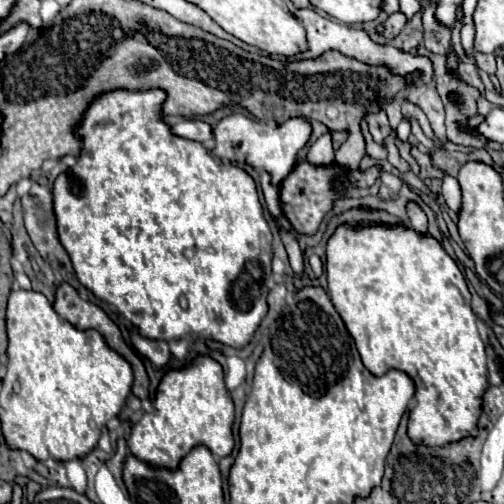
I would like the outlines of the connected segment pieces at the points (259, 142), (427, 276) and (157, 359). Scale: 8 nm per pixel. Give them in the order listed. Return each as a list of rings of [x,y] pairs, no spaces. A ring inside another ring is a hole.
[[[232,112],[212,126],[212,134],[216,146],[212,148],[212,156],[220,160],[228,160],[232,164],[248,164],[254,170],[266,170],[270,174],[270,182],[278,186],[294,168],[298,150],[308,142],[312,126],[304,118],[290,118],[278,130],[264,130],[262,122],[244,116],[242,112]]]
[[[372,224],[368,228],[362,230],[354,230],[352,226],[340,226],[336,230],[336,234],[330,238],[328,248],[326,248],[326,276],[328,276],[328,296],[334,304],[334,308],[338,310],[340,318],[344,320],[350,336],[354,338],[354,344],[360,352],[360,358],[364,362],[364,366],[374,374],[386,374],[388,370],[402,370],[406,372],[416,386],[416,406],[410,410],[410,418],[408,418],[408,436],[414,444],[426,444],[426,446],[440,446],[440,444],[452,444],[456,440],[462,440],[464,436],[476,436],[476,422],[480,418],[480,408],[482,408],[482,396],[488,388],[488,376],[486,376],[486,344],[480,338],[478,332],[478,320],[476,314],[470,308],[470,292],[468,286],[464,282],[464,276],[460,272],[460,268],[456,266],[456,262],[444,252],[444,248],[432,238],[432,236],[420,236],[416,234],[412,228],[402,228],[402,226],[392,226],[386,228],[384,224]]]
[[[132,328],[132,346],[142,356],[146,356],[156,368],[164,368],[166,362],[170,360],[170,350],[168,350],[166,342],[162,342],[162,340],[148,340],[148,338],[140,336],[136,328]]]

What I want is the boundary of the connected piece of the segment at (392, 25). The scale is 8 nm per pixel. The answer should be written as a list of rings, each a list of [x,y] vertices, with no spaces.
[[[402,12],[390,14],[390,16],[384,20],[384,36],[386,36],[386,38],[396,38],[404,26],[406,26],[406,16],[404,16]]]

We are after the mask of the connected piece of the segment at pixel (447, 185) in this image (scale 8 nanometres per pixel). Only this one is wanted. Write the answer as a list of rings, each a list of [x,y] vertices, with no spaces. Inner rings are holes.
[[[444,176],[444,182],[442,182],[442,196],[444,196],[448,208],[458,214],[462,202],[460,202],[460,184],[458,184],[456,178]]]

